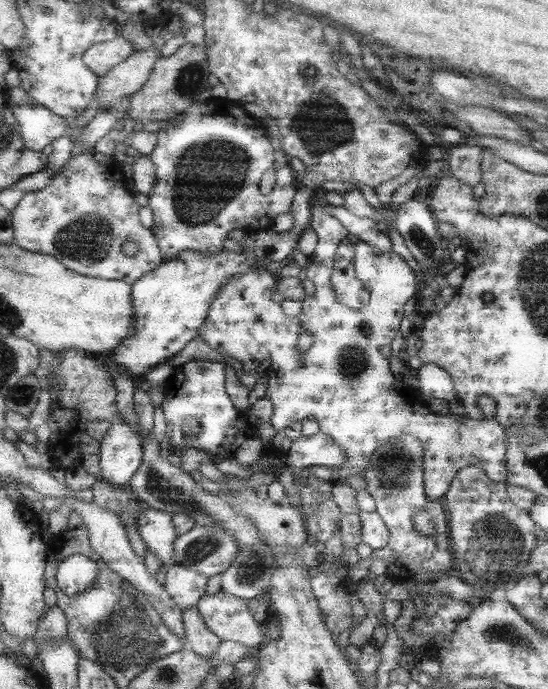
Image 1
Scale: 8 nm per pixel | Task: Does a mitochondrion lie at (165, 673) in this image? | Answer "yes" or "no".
yes

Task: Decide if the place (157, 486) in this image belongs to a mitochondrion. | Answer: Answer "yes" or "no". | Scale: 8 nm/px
yes

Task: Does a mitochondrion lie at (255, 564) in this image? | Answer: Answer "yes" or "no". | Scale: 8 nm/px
yes

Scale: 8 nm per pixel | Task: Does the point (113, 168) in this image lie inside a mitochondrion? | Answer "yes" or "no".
no

